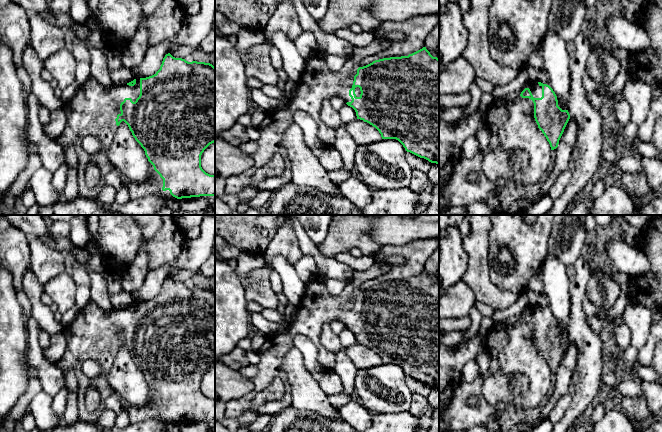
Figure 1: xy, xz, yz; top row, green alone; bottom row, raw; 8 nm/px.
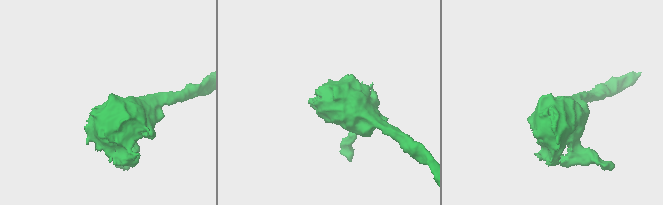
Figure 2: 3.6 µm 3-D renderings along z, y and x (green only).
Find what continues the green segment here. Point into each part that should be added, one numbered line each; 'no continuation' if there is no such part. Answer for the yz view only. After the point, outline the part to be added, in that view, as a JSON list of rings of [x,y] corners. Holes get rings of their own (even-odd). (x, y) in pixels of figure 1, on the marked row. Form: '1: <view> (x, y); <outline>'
1: yz (536, 90); [[[533,81],[531,84],[527,86],[530,89],[534,98],[542,97],[542,86],[538,84],[538,81]]]

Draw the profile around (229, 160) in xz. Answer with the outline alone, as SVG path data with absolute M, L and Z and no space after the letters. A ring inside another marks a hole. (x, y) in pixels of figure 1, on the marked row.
M219 137L215 138L215 170L219 176L226 179L241 174L252 168L253 164L251 154Z

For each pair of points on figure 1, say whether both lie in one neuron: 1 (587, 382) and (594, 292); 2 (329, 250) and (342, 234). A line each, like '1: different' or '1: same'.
1: different
2: same

